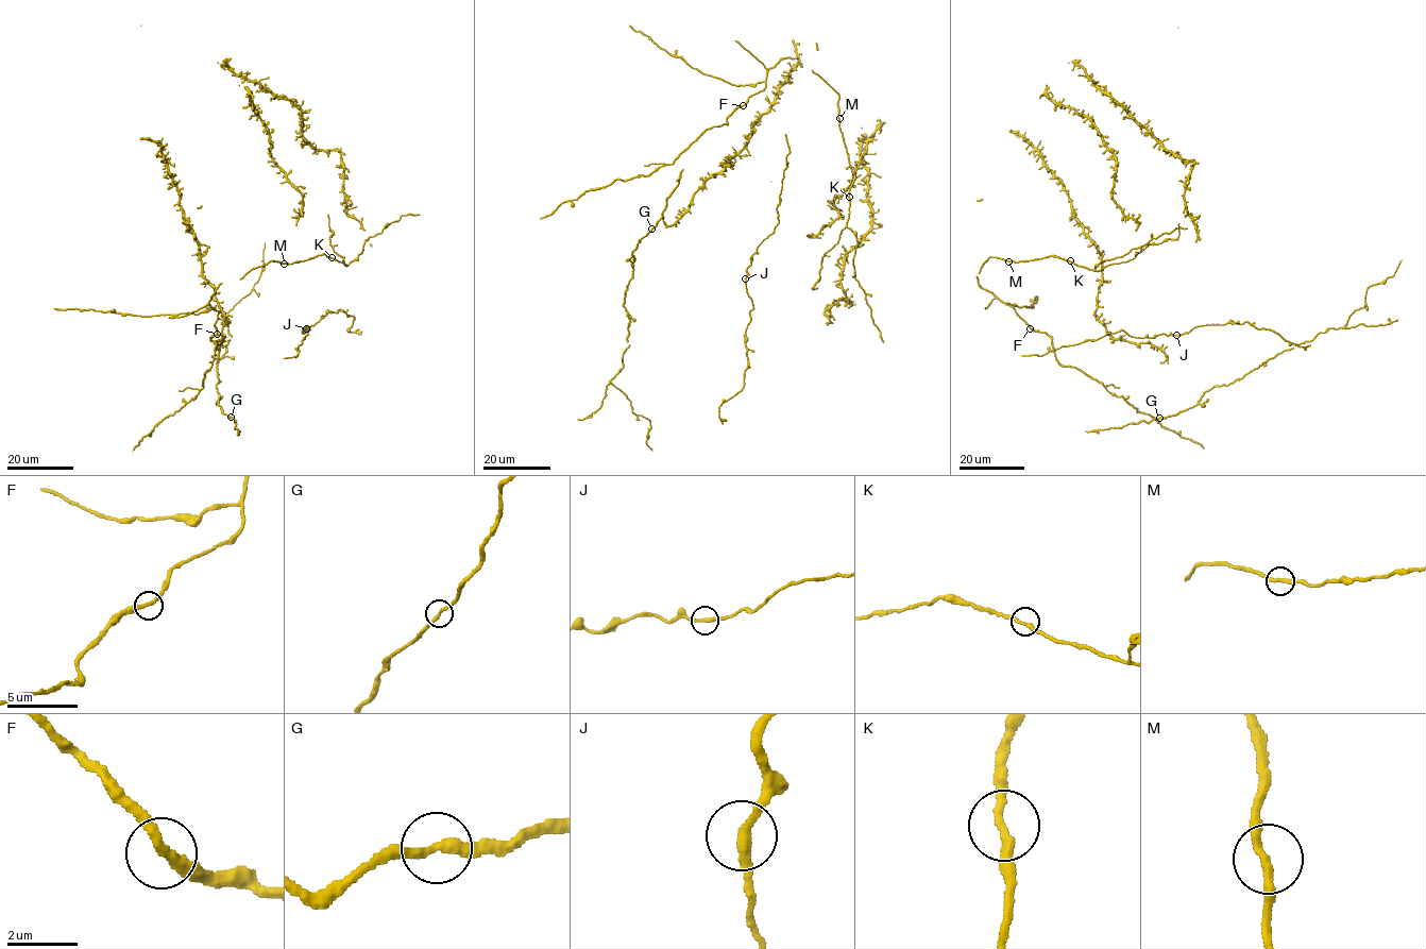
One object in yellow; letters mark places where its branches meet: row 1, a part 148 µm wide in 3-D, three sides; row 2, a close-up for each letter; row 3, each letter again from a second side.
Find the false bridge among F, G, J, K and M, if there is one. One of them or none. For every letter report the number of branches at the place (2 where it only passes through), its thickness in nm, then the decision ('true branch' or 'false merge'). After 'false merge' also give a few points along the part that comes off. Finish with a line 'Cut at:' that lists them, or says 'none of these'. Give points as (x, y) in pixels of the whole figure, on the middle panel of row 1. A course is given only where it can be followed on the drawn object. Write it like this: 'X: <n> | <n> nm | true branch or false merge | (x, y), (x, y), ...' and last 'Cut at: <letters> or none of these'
F: 2 | 260 nm | true branch
G: 2 | 240 nm | true branch
J: 2 | 240 nm | true branch
K: 2 | 240 nm | true branch
M: 2 | 240 nm | true branch
Cut at: none of these

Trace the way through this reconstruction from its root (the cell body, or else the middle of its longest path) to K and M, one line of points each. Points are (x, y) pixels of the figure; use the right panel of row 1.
K: (988, 257), (1019, 263), (1056, 256), (1070, 260)
M: (988, 257), (1008, 261)

